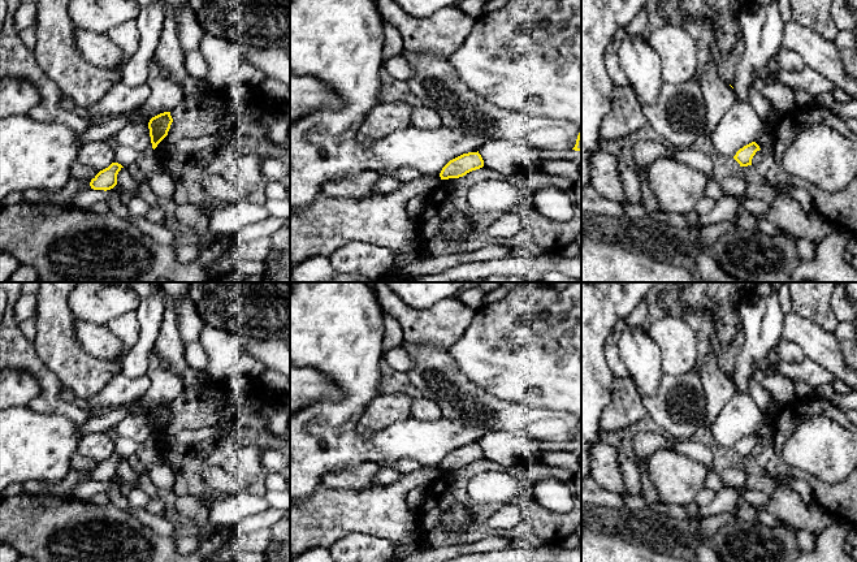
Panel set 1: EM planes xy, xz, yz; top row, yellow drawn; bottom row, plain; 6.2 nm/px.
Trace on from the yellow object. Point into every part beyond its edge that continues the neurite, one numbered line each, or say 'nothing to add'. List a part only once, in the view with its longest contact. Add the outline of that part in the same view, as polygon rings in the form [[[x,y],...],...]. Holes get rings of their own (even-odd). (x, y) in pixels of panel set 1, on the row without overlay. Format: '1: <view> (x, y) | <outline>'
nothing to add

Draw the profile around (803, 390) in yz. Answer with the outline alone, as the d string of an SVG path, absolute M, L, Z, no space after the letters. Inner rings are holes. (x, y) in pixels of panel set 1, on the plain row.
M793 382L793 388L795 388L793 399L804 399L805 402L809 402L818 397L817 390L805 382Z

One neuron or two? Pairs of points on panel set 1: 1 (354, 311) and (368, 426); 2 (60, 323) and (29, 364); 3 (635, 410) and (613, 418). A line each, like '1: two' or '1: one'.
1: two
2: two
3: one

